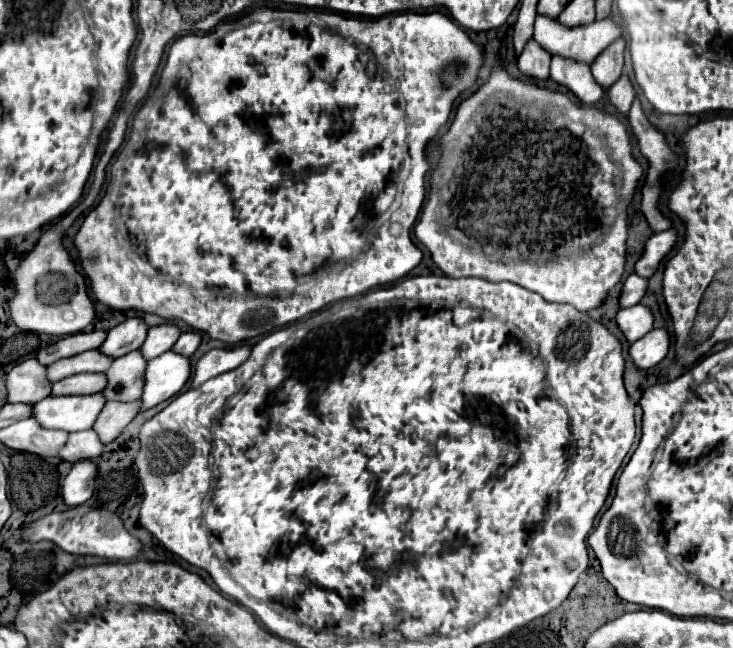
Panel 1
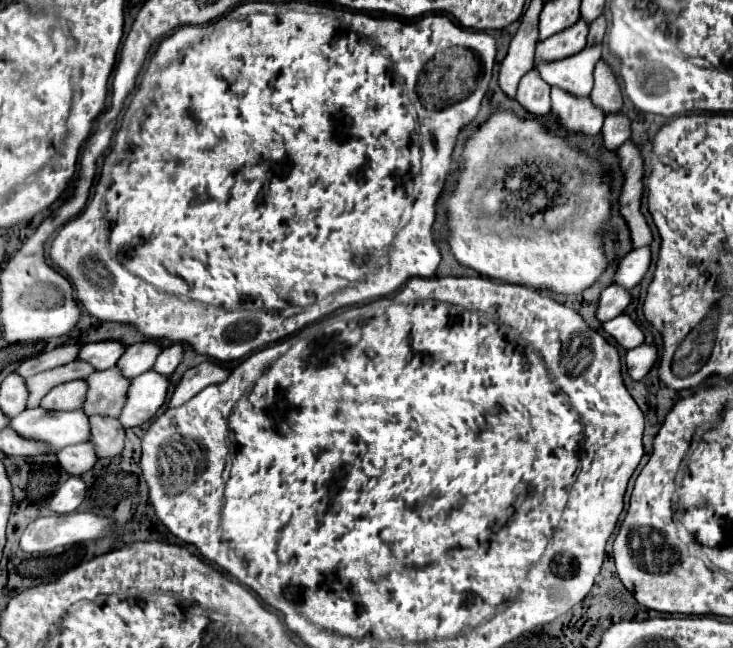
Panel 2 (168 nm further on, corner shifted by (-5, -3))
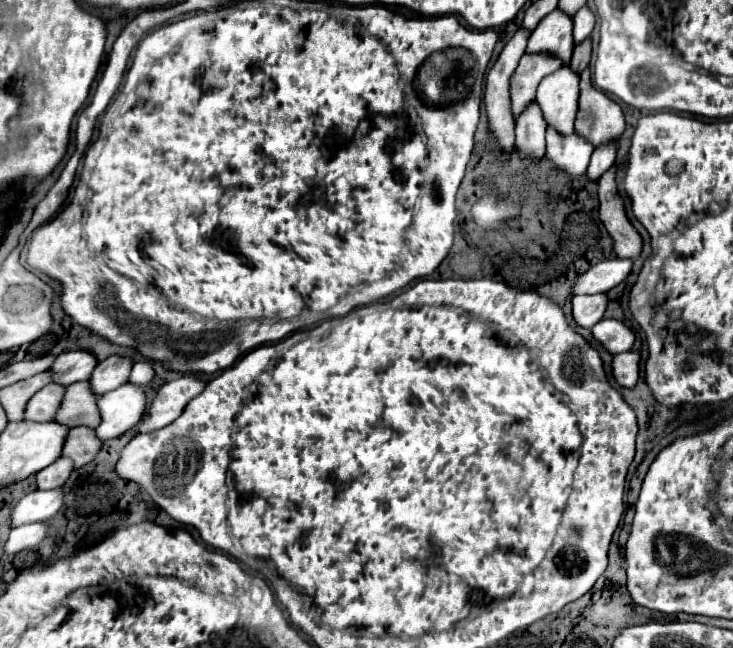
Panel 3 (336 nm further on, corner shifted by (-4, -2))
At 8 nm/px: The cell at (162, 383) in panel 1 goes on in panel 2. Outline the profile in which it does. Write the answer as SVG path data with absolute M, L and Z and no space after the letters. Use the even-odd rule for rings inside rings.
M146 371L144 375L132 379L126 393L126 403L118 417L122 427L130 429L150 421L166 401L166 391L168 379L160 373Z

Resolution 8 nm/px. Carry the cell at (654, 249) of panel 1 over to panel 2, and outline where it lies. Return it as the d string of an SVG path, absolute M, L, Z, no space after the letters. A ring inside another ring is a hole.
M648 247L632 249L624 257L624 261L620 261L620 265L614 273L614 283L624 289L632 289L636 283L640 283L640 279L648 271L648 267L650 267L650 249Z

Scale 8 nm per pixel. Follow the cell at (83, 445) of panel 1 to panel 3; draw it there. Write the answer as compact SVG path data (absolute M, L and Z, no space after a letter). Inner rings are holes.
M59 458L55 460L51 466L43 468L37 472L37 488L39 490L53 490L59 488L67 482L67 478L71 476L71 472L75 470L73 460L71 458Z

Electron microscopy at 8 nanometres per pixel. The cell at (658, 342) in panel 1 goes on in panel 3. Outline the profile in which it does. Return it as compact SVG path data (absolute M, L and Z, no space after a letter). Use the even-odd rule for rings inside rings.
M623 352L613 358L613 374L621 386L633 388L639 380L639 360L637 352Z

